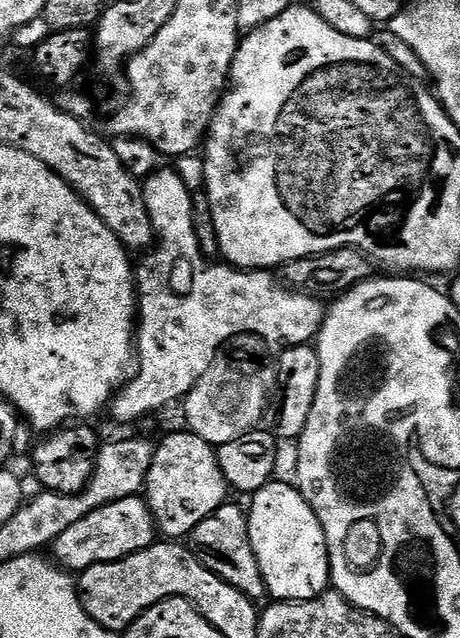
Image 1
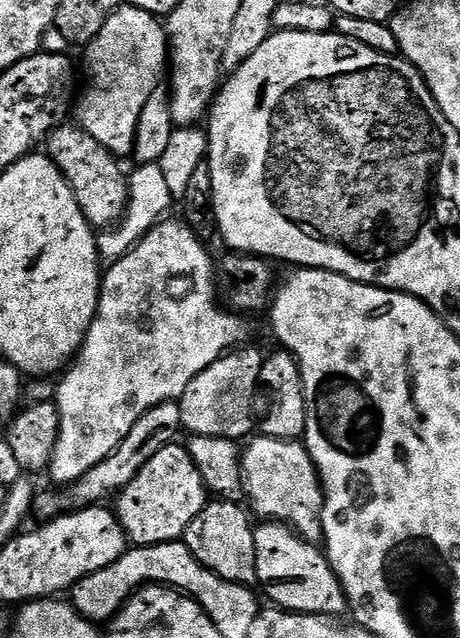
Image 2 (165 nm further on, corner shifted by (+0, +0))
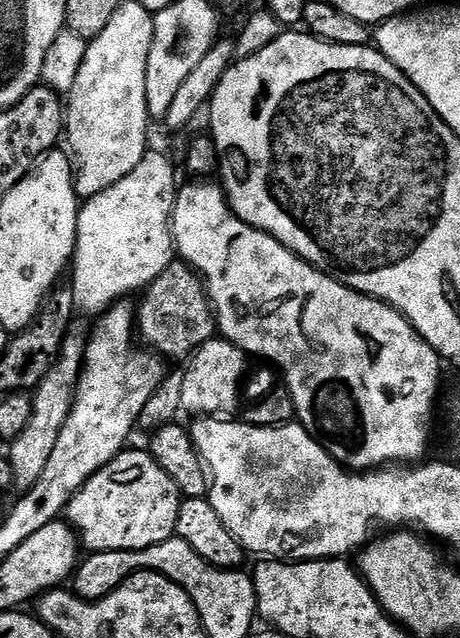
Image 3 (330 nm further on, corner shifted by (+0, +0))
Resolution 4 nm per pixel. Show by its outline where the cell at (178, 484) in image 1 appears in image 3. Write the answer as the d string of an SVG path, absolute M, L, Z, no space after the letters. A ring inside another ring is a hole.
M125 450L119 452L102 470L95 472L73 494L72 501L66 509L66 520L72 525L81 545L89 553L141 552L143 548L161 544L176 536L181 499L180 487L172 481L170 474L166 474L166 470L162 470L162 466L158 466L151 451L131 452L131 450Z

